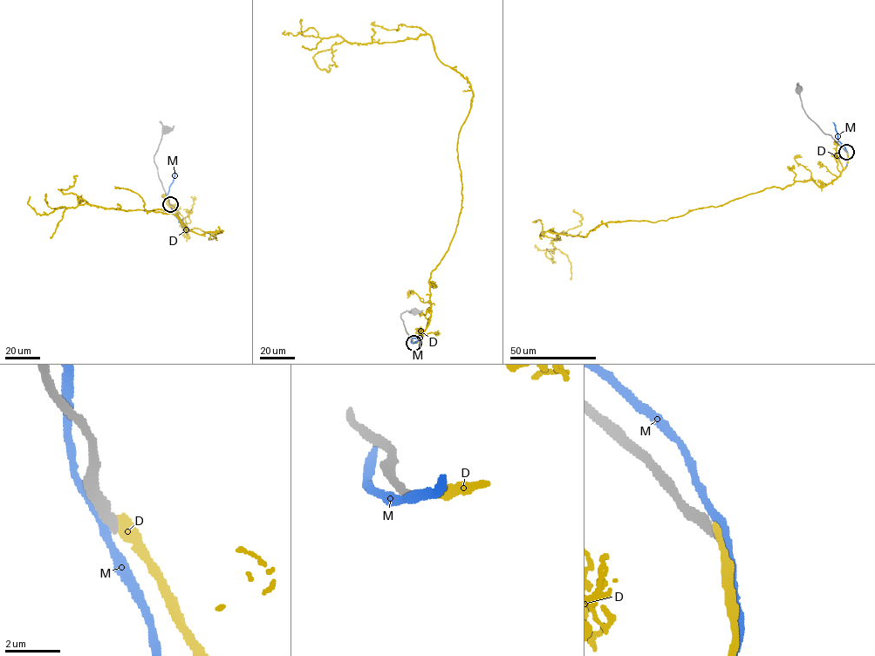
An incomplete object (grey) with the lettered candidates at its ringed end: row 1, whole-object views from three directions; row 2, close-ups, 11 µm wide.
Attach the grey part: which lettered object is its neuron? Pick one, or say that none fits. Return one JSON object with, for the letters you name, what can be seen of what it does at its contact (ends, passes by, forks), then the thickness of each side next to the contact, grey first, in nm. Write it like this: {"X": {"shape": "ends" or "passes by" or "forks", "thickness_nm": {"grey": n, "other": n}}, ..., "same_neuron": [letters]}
{"D": {"shape": "ends", "thickness_nm": {"grey": 320, "other": 320}}, "same_neuron": ["D"]}

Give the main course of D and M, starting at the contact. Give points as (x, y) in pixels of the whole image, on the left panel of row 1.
D: (170, 204), (188, 238), (186, 225), (222, 231), (197, 234), (162, 209), (39, 215), (30, 196)
M: (170, 205), (167, 193), (176, 173)

